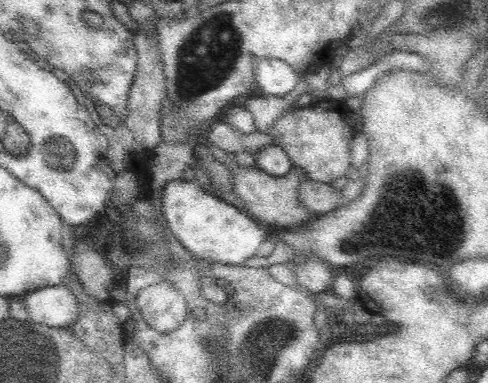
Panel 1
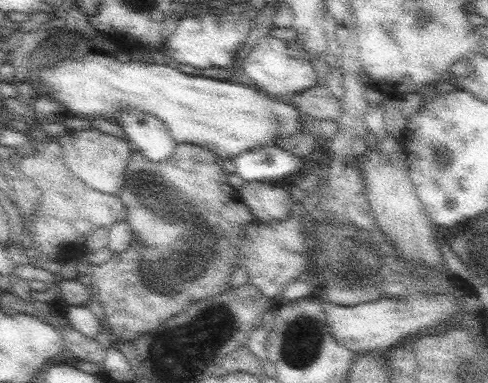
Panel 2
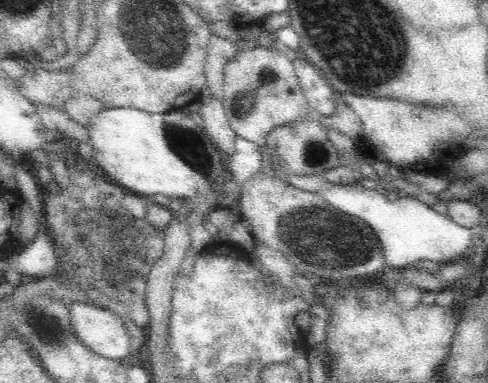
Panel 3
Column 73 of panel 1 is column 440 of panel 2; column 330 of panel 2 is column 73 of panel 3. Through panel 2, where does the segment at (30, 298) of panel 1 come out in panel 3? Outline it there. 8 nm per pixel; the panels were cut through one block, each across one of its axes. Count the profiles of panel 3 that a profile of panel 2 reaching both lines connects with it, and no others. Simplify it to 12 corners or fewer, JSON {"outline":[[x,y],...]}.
{"outline":[[68,306],[82,344],[112,360],[134,356],[128,328],[114,310]]}

